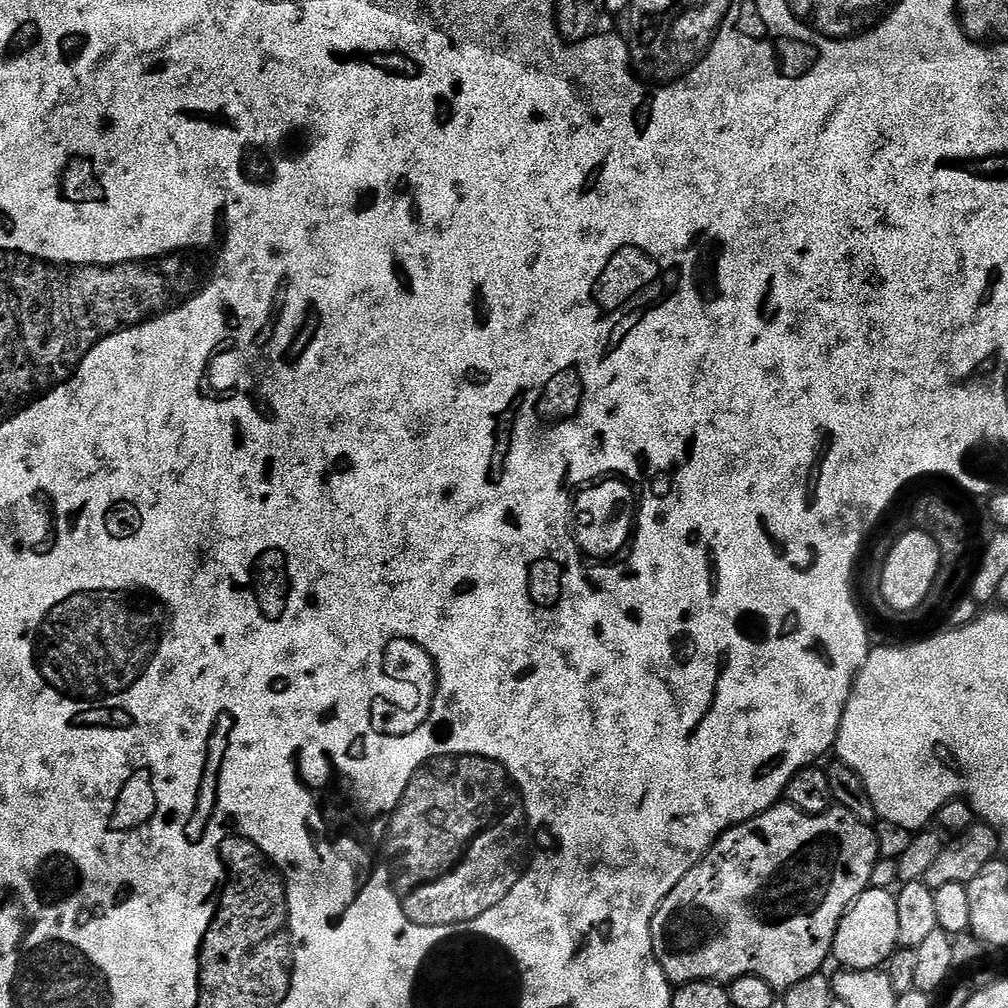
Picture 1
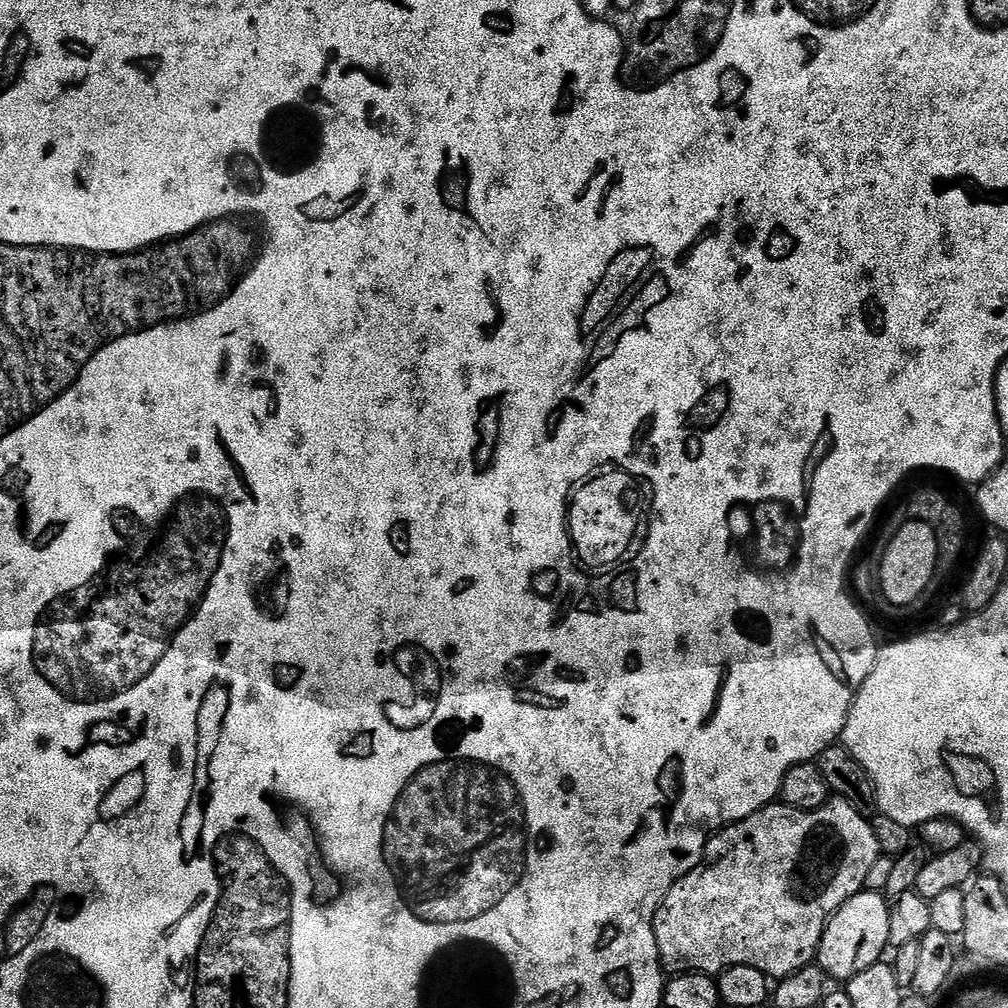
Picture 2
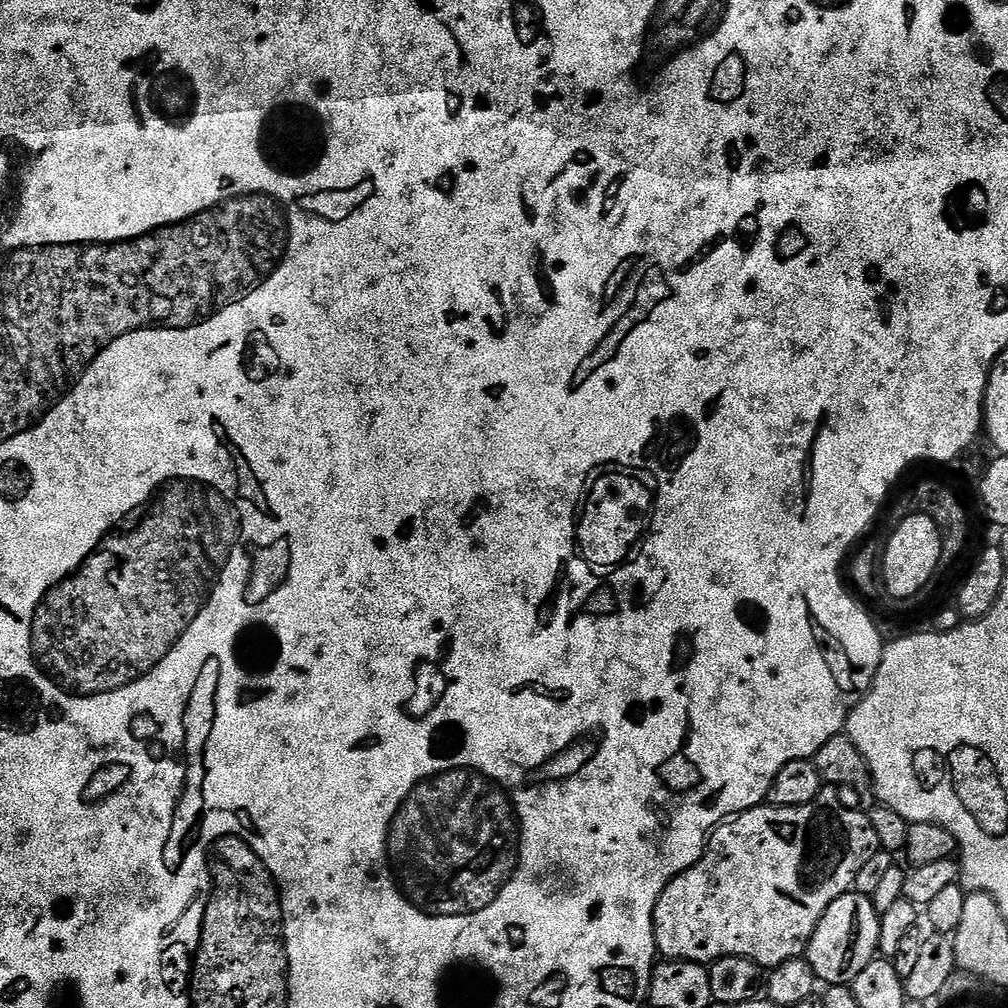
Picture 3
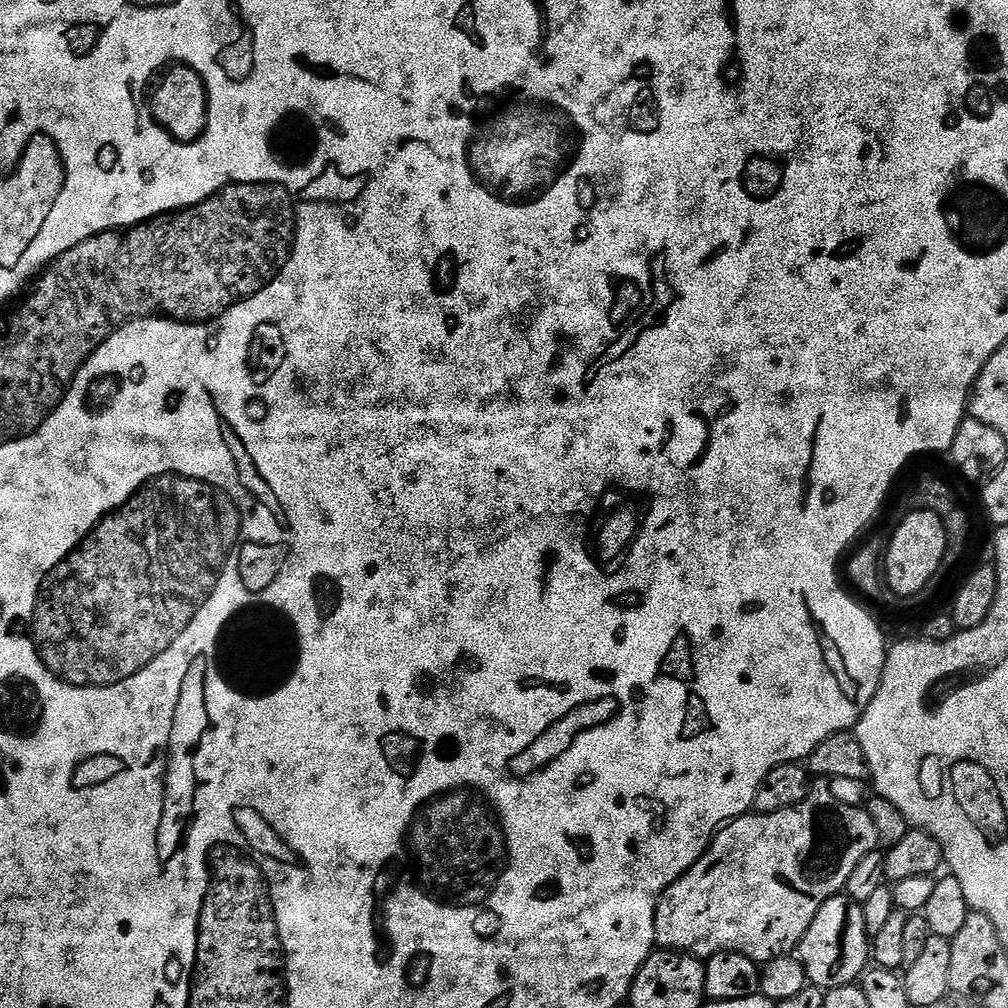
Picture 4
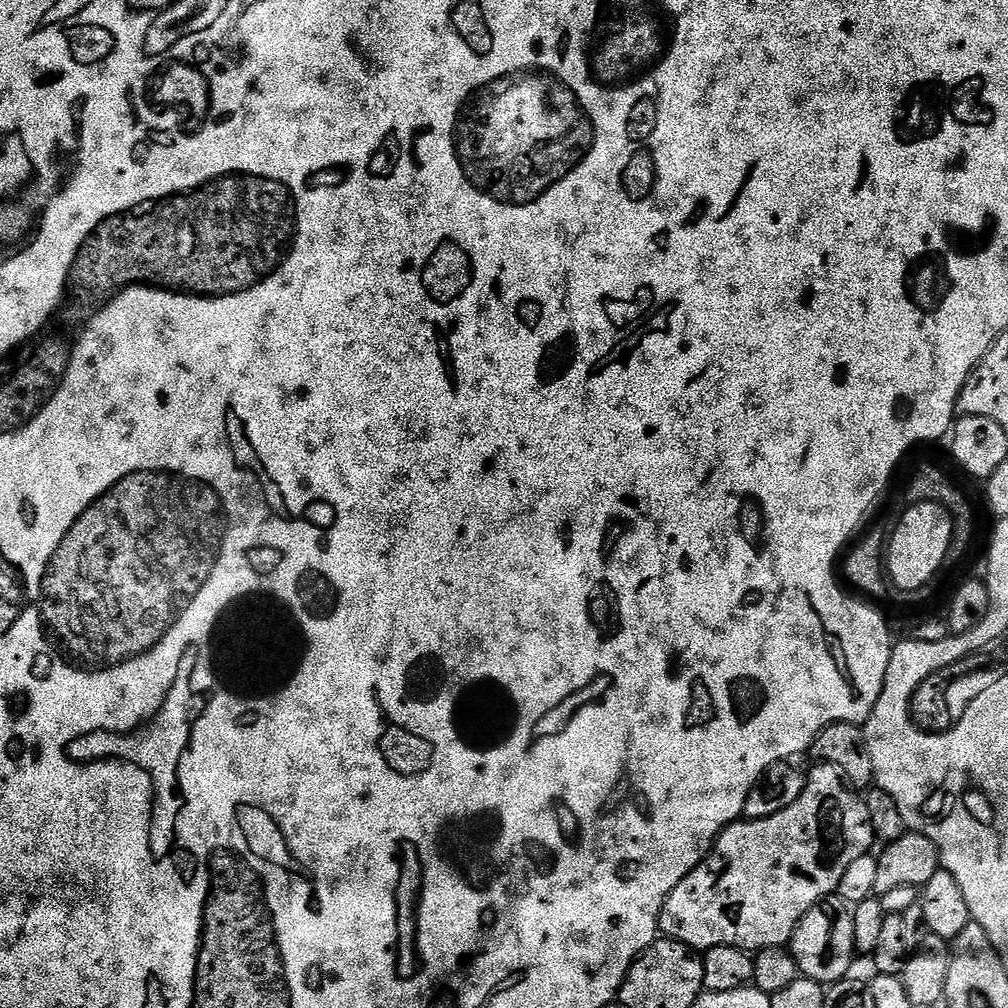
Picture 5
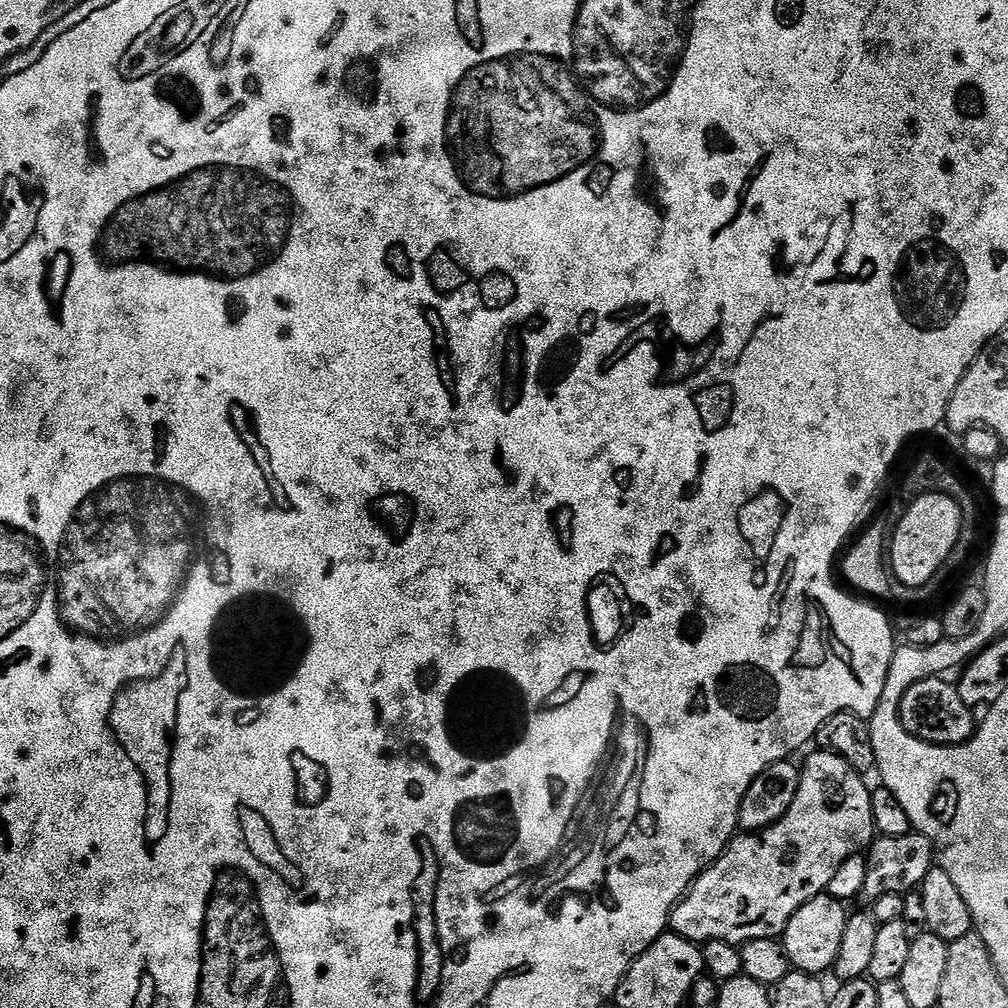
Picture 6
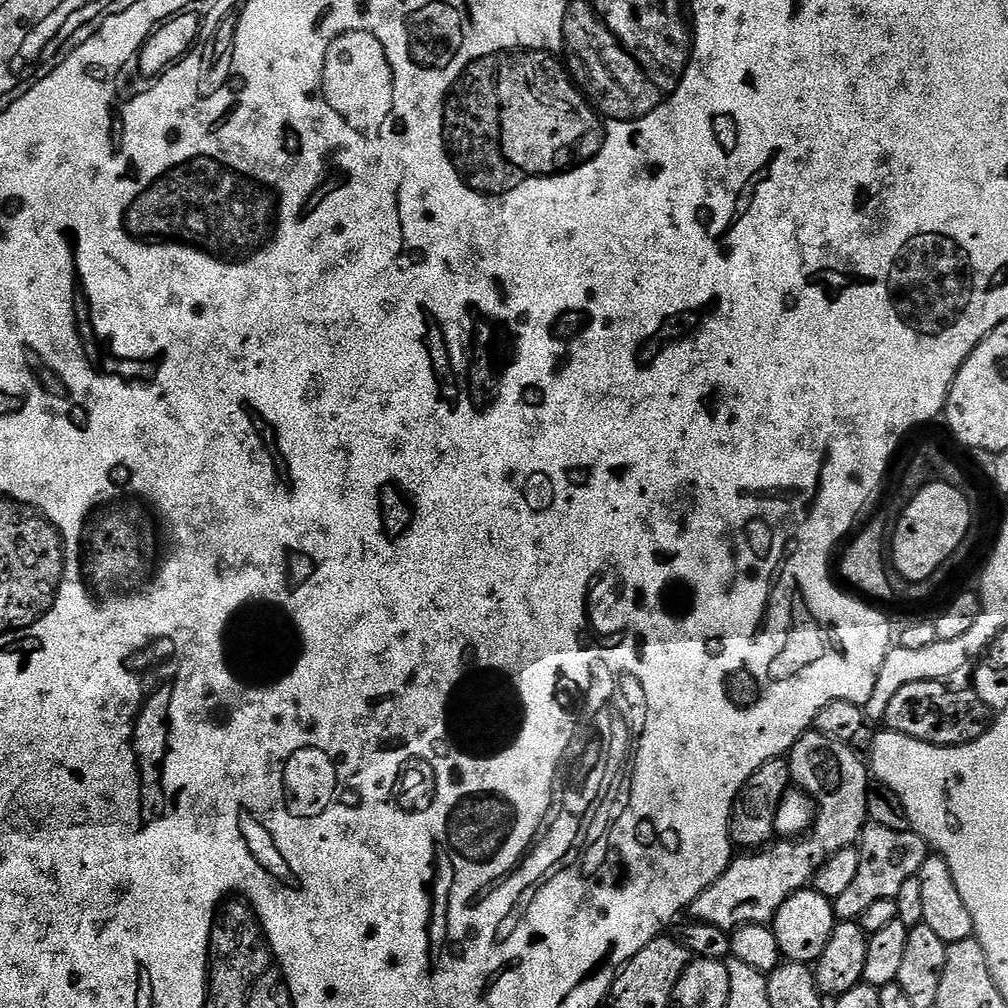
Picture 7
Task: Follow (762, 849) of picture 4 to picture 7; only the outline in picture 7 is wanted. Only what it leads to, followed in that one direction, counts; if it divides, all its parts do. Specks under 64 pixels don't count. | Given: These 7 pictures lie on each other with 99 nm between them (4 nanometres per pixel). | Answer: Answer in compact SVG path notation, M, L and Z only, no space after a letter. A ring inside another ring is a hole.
M815 730L804 733L786 759L795 787L807 793L815 805L815 821L807 834L795 839L781 839L763 850L740 854L690 909L693 921L725 930L747 924L771 925L778 910L795 892L803 892L816 879L816 872L829 858L859 841L864 825L869 823L866 794L870 772L856 757L855 747L834 742Z

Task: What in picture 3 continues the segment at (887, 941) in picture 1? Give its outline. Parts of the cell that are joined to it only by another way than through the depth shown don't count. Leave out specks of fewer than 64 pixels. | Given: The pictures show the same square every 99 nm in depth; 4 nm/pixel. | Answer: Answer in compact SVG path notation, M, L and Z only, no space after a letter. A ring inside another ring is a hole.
M855 890L842 894L842 898L830 902L826 914L822 914L822 922L818 922L810 938L806 953L810 966L814 966L817 981L824 983L825 980L825 985L828 986L852 985L854 978L858 978L858 974L862 974L866 966L870 966L870 962L877 959L880 947L880 917L881 915L876 912L876 905L872 903L872 898L858 894Z

